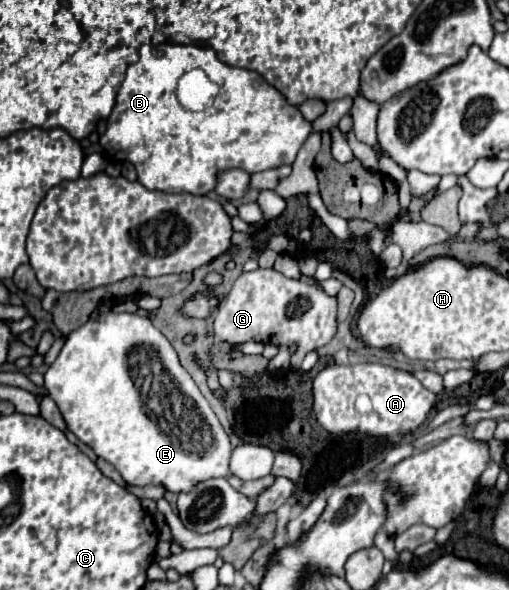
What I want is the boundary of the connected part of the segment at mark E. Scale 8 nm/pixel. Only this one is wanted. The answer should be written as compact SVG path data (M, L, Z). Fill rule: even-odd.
M99 306L101 316L85 322L67 336L57 360L45 372L45 388L57 402L67 428L91 450L111 462L127 484L163 486L167 492L191 492L199 482L229 478L231 440L215 412L179 364L169 340L145 316L109 312Z

